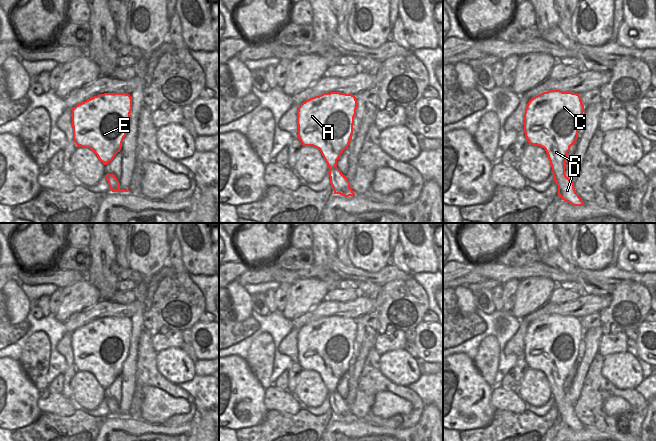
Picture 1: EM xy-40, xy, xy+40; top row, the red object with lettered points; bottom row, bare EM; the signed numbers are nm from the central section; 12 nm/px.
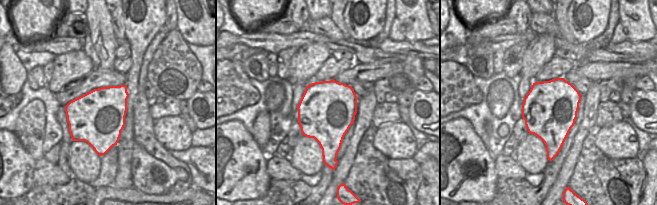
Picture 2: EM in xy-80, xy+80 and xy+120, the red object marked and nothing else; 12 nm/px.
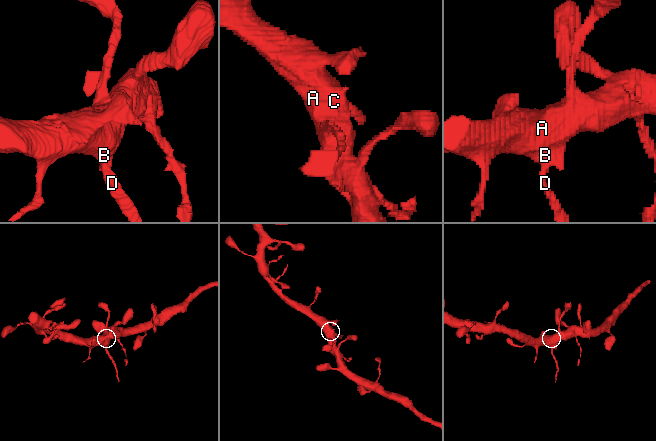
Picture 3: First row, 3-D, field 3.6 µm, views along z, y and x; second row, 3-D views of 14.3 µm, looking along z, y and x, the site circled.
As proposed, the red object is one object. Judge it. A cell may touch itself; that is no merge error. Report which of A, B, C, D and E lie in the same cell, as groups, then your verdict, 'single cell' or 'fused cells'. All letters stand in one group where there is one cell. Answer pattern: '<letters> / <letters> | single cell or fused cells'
A B C E / D | fused cells

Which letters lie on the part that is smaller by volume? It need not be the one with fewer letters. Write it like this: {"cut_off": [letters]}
{"cut_off": ["D"]}

